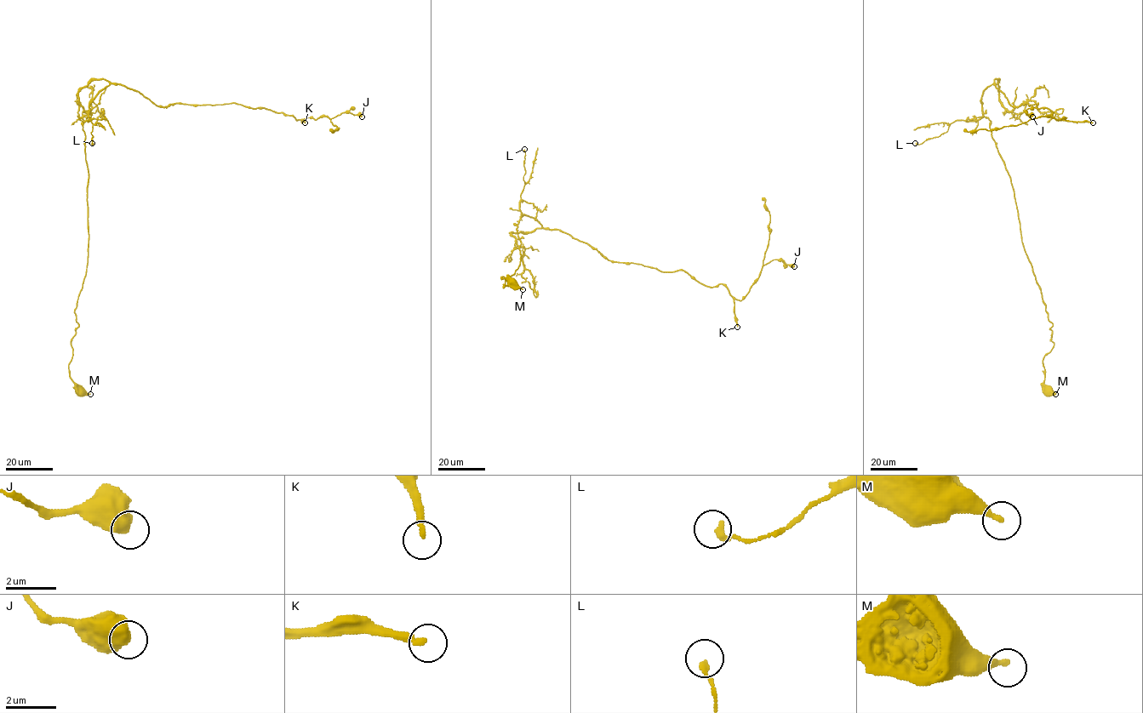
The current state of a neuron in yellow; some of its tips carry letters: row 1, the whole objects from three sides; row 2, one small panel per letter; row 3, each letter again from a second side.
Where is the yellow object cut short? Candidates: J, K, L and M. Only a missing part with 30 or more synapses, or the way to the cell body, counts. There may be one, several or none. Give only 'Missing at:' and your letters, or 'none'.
Missing at: K

